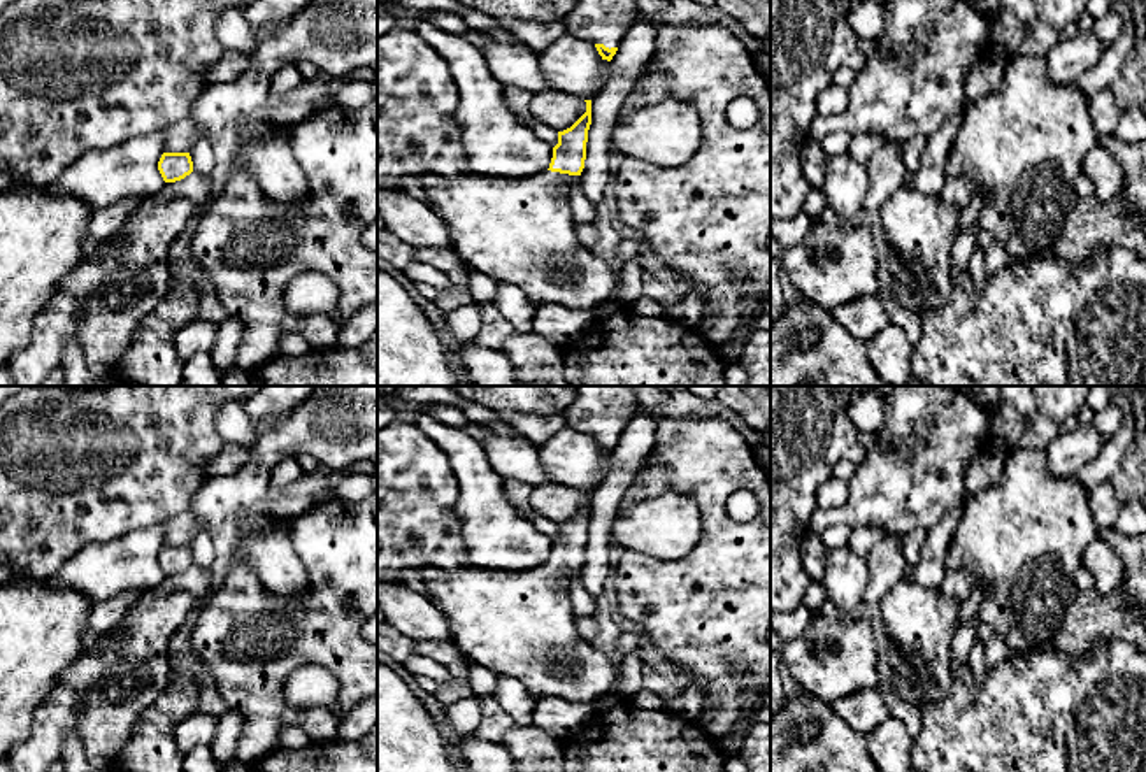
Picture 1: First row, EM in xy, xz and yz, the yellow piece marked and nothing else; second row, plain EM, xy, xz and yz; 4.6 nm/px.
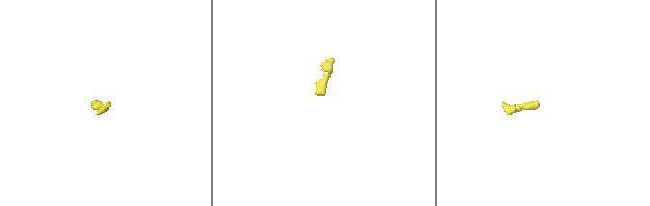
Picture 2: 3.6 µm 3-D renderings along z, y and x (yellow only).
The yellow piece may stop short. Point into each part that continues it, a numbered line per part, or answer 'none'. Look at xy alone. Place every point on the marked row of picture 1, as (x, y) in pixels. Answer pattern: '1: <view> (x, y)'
none

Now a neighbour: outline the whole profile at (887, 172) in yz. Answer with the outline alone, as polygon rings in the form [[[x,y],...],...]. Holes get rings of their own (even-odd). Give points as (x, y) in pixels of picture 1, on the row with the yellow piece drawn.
[[[885,140],[867,160],[869,188],[863,200],[867,211],[881,211],[885,200],[907,182],[909,170],[902,161],[902,142]]]

